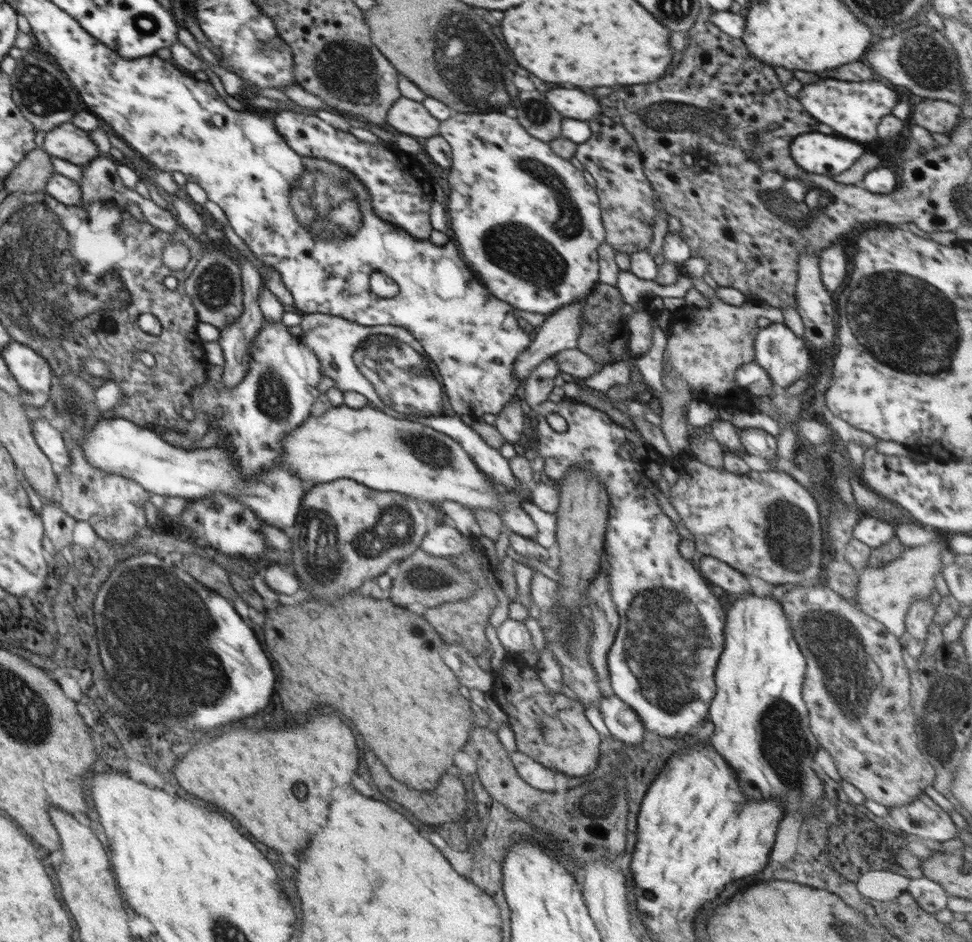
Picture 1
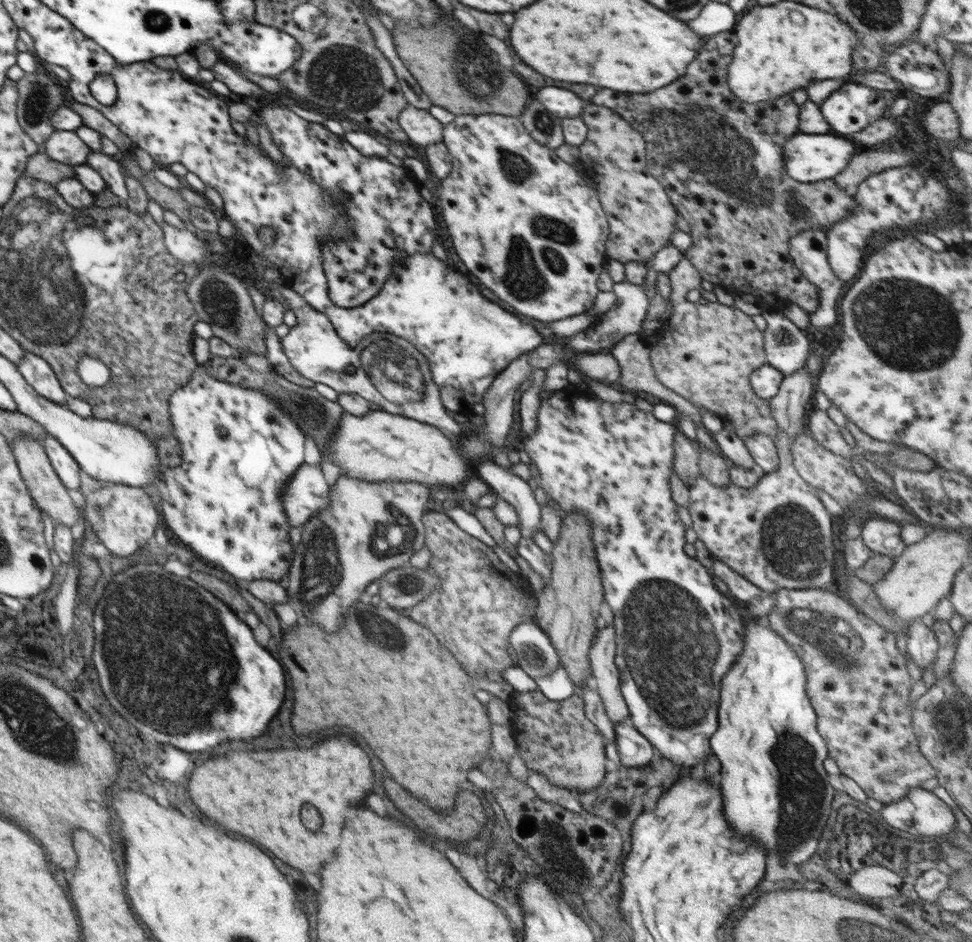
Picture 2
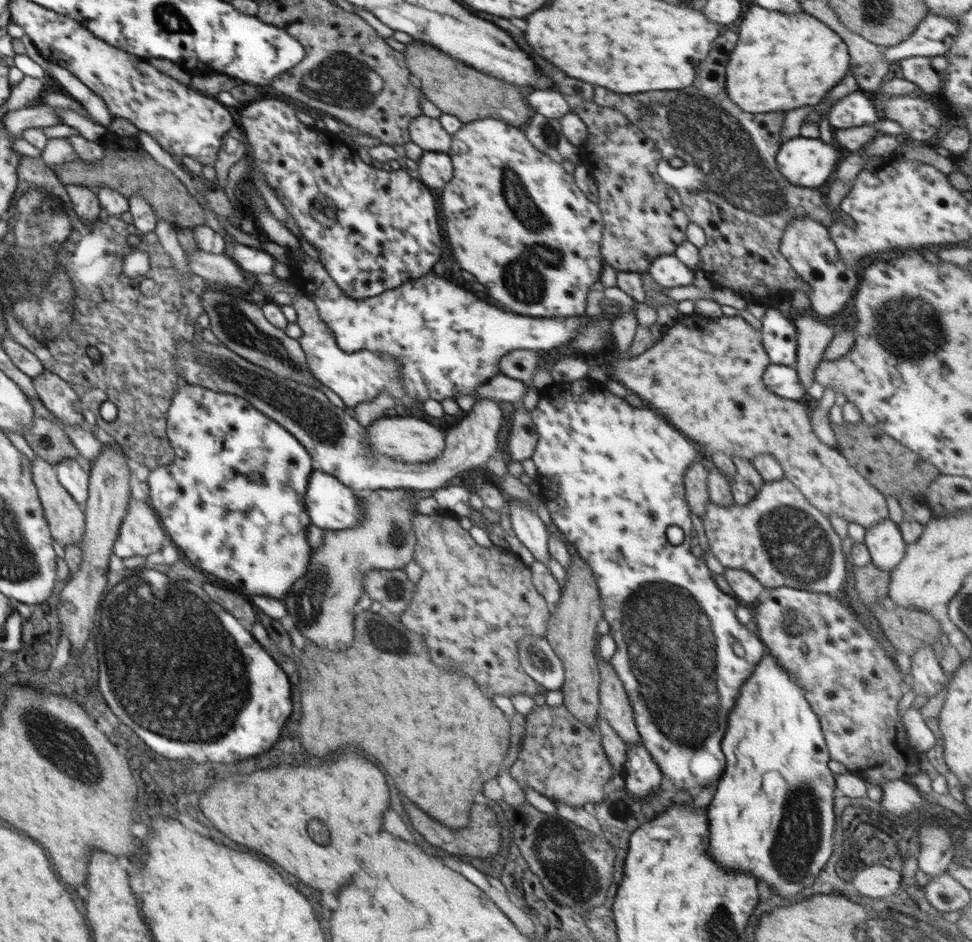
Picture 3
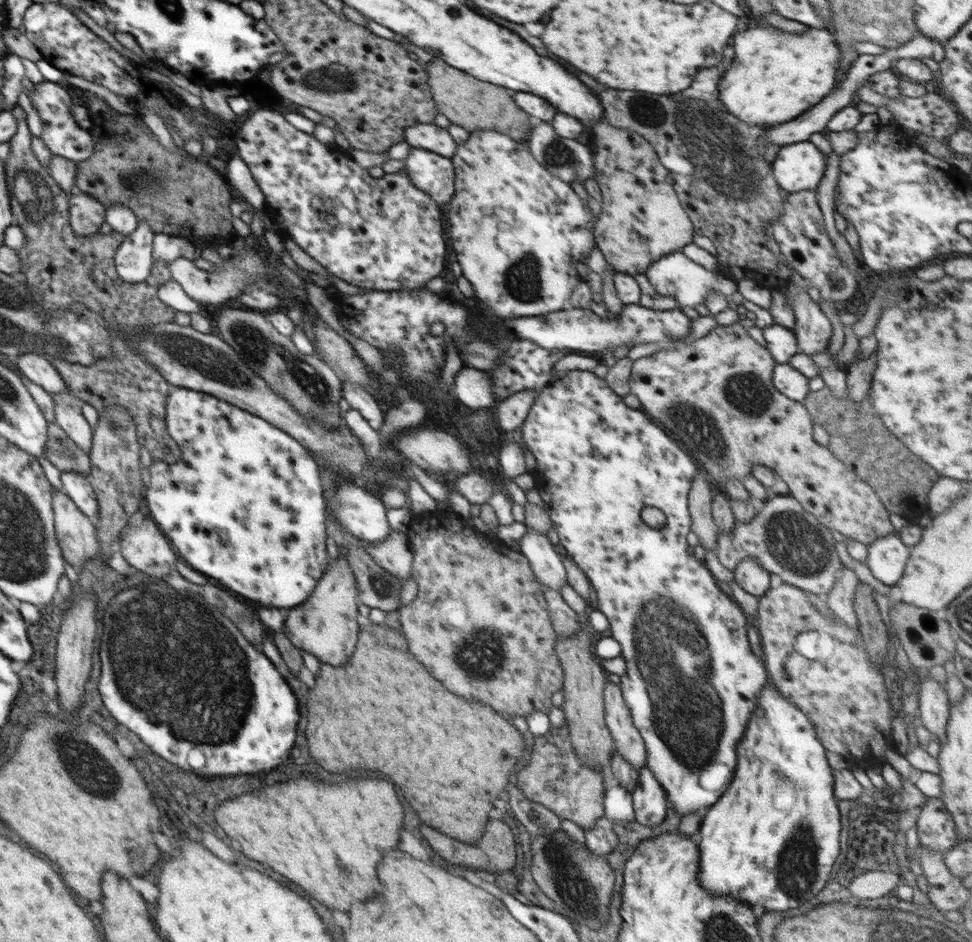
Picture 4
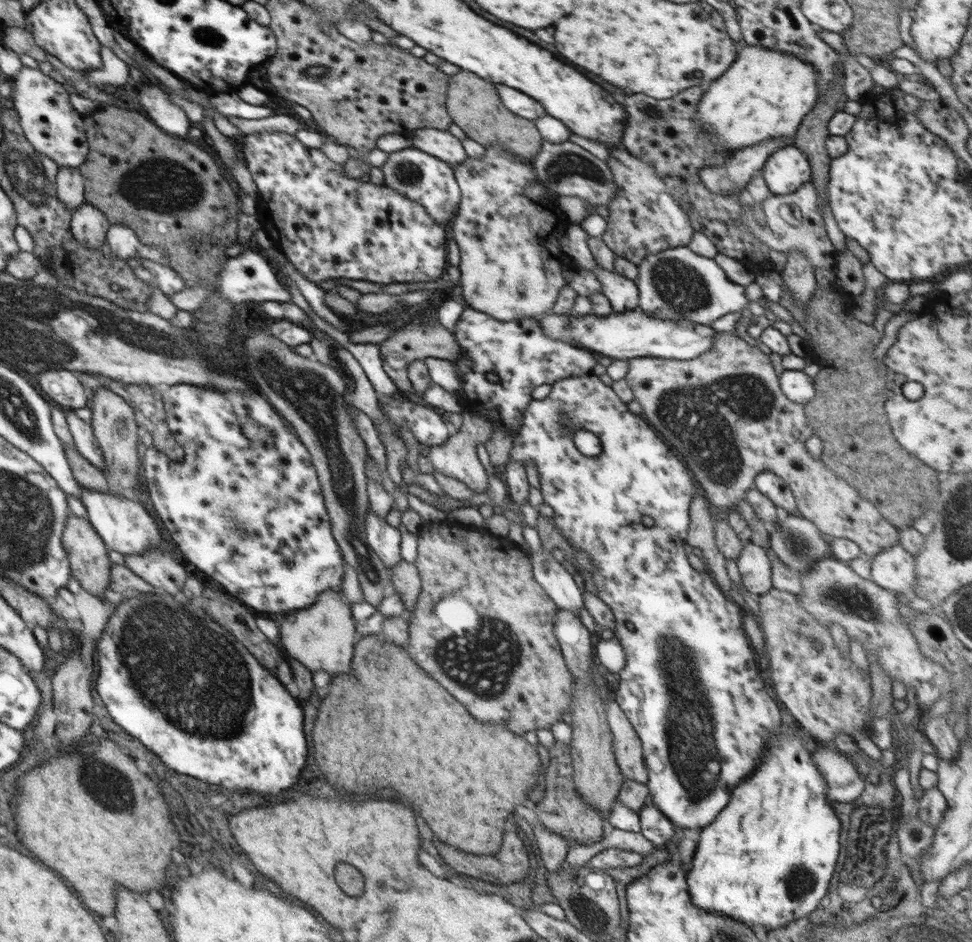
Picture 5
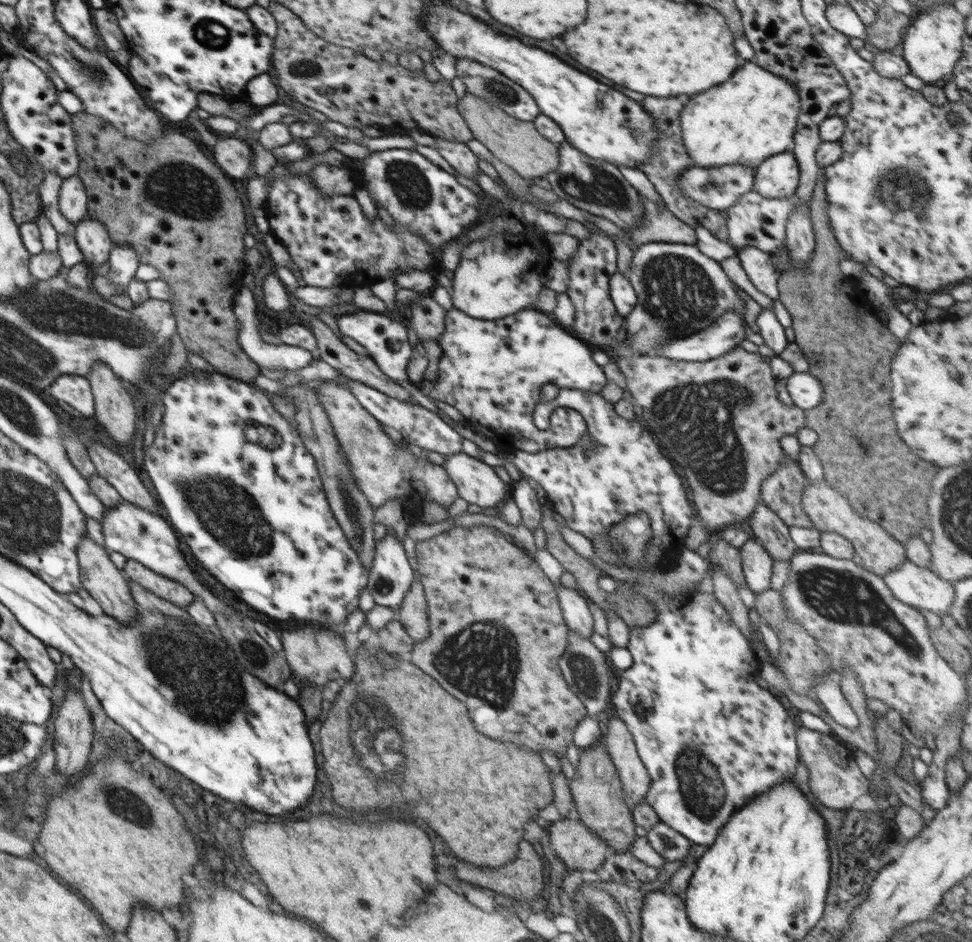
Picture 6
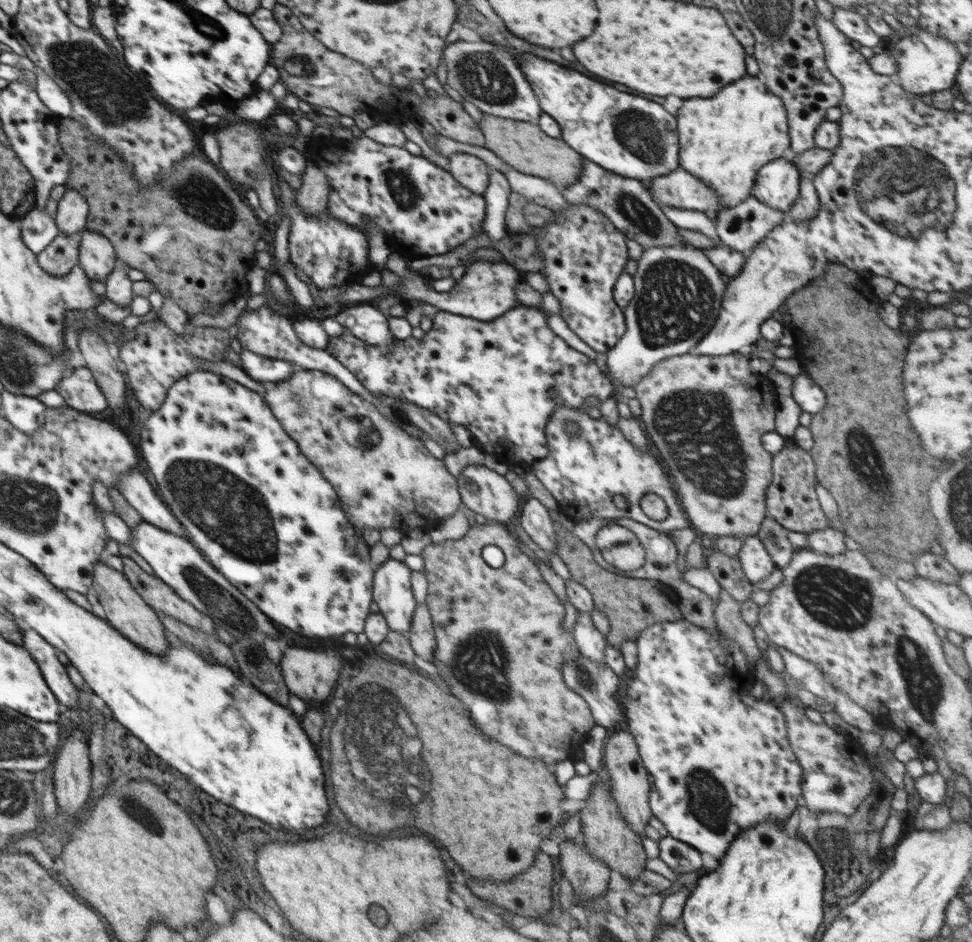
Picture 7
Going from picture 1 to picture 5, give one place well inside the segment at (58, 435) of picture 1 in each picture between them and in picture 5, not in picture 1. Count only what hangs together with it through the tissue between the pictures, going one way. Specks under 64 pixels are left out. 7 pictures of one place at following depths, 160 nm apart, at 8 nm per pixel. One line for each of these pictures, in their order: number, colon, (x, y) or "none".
2: (62, 462)
3: (72, 474)
4: (77, 486)
5: (122, 522)

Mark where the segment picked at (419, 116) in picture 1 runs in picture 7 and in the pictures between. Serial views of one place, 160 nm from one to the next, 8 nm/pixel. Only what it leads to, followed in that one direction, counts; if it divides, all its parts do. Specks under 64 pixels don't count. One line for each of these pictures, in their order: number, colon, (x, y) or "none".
2: (422, 128)
3: (429, 134)
4: (430, 137)
5: (439, 143)
6: (459, 156)
7: (471, 172)

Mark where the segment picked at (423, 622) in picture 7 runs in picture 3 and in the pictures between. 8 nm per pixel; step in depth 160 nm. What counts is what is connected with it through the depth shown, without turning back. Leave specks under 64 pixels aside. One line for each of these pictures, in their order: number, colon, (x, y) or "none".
3: (323, 602)
4: (394, 554)
5: (405, 577)
6: (413, 613)

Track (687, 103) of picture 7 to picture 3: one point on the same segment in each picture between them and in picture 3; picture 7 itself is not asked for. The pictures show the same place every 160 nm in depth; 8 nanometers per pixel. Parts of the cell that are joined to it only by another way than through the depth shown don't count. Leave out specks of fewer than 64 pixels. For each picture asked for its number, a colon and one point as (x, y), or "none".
3: (781, 62)
4: (775, 76)
5: (765, 94)
6: (754, 116)

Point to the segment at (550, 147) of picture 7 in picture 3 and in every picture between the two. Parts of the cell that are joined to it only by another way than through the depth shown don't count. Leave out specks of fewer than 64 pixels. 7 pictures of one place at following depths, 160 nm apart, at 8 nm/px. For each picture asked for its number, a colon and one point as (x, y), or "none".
3: (457, 89)
4: (470, 103)
5: (472, 102)
6: (518, 144)

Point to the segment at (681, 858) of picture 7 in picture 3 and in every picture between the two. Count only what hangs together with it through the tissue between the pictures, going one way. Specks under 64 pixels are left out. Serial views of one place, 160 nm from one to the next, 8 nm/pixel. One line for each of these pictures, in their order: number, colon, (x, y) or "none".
3: (642, 776)
4: (650, 804)
5: (655, 825)
6: (670, 844)

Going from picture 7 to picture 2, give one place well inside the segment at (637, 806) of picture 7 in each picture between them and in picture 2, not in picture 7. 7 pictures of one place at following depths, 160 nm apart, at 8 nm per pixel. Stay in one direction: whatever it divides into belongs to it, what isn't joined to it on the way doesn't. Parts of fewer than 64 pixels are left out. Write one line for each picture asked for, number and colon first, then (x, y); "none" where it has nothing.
2: (605, 679)
3: (617, 709)
4: (628, 741)
5: (627, 747)
6: (636, 781)

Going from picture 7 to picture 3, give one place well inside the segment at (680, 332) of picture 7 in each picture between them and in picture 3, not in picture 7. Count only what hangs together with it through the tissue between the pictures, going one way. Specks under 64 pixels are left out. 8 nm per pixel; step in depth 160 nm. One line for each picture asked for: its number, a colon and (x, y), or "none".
3: (668, 270)
4: (676, 275)
5: (674, 284)
6: (680, 290)

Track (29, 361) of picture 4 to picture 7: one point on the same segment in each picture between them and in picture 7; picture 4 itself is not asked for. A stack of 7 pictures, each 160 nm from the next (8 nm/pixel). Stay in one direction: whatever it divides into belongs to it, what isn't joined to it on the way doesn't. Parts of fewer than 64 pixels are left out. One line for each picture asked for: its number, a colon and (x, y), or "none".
5: (62, 386)
6: (73, 390)
7: (79, 388)

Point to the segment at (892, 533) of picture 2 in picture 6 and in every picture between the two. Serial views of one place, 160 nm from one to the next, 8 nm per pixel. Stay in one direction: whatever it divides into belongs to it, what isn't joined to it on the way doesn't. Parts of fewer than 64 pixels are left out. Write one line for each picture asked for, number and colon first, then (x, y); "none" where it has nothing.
3: (885, 543)
4: (887, 556)
5: (894, 569)
6: (918, 587)

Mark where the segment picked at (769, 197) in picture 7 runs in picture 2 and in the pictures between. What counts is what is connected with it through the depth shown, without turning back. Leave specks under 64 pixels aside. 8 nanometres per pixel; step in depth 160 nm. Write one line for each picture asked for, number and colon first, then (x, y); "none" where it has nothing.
2: (808, 158)
3: (808, 162)
4: (800, 166)
5: (786, 169)
6: (777, 176)

